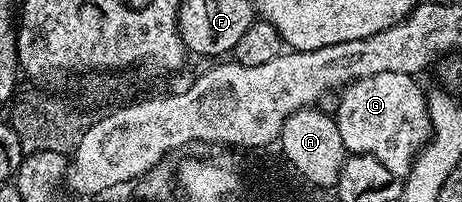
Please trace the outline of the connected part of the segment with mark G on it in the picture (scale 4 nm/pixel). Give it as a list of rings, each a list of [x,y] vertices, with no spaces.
[[[383,71],[379,75],[371,75],[367,79],[359,79],[340,90],[341,102],[337,105],[335,120],[339,127],[339,136],[343,138],[343,147],[350,154],[366,153],[371,159],[379,159],[391,175],[405,178],[409,174],[409,166],[417,152],[429,142],[429,103],[426,90],[421,90],[420,80],[411,75],[403,75],[399,71]]]

